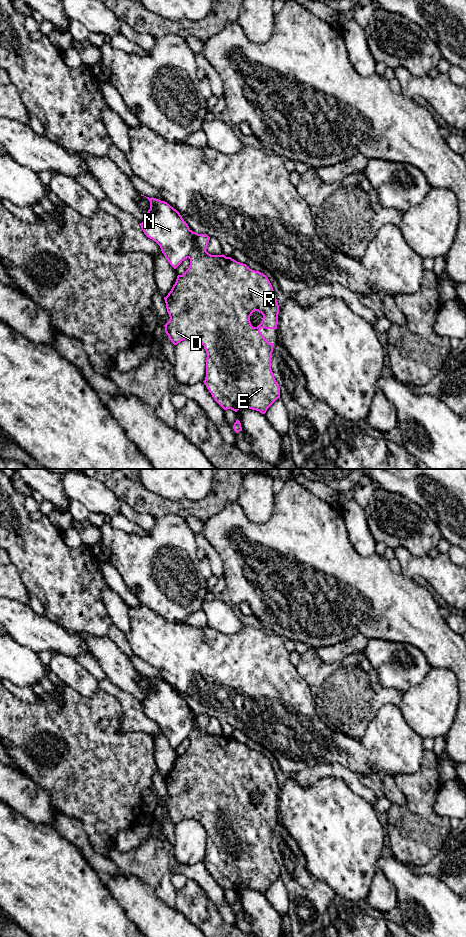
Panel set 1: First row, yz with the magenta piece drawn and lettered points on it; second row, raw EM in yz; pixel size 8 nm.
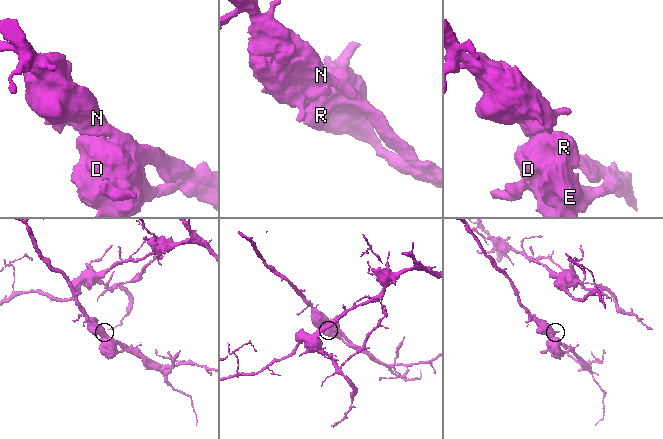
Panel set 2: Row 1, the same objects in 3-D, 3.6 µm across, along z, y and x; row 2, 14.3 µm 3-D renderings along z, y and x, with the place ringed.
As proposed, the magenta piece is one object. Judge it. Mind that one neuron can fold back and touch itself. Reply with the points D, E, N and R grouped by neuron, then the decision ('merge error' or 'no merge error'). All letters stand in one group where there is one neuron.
D E R / N | merge error

